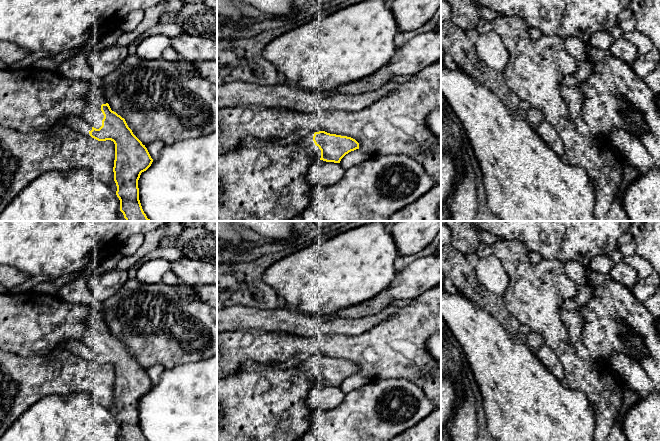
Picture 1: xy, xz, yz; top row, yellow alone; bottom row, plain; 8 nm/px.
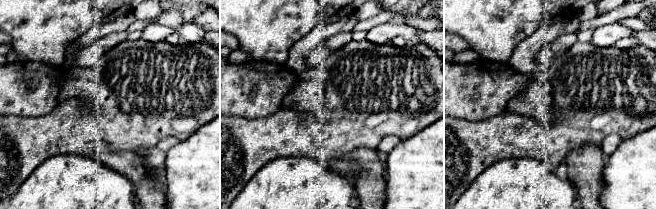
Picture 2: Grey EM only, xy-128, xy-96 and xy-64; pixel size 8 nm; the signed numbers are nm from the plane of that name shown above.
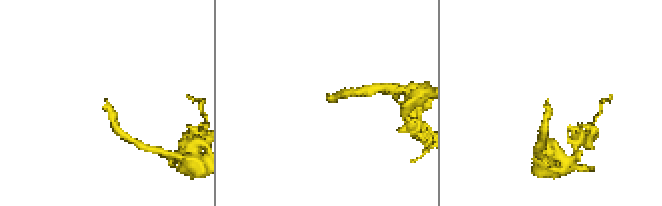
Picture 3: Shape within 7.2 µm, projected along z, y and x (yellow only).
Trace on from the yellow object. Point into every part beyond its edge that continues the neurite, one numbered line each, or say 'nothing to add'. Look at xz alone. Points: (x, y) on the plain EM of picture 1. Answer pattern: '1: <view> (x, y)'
1: xz (308, 365)

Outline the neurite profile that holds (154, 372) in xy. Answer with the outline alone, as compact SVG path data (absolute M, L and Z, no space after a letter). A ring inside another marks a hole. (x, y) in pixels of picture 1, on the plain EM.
M156 364L148 369L145 369L145 371L147 372L151 382L154 385L157 384L158 381L160 380L160 377L162 373L165 371L165 368L160 364Z

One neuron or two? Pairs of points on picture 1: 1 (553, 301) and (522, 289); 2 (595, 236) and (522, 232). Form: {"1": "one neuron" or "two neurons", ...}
{"1": "one neuron", "2": "one neuron"}

